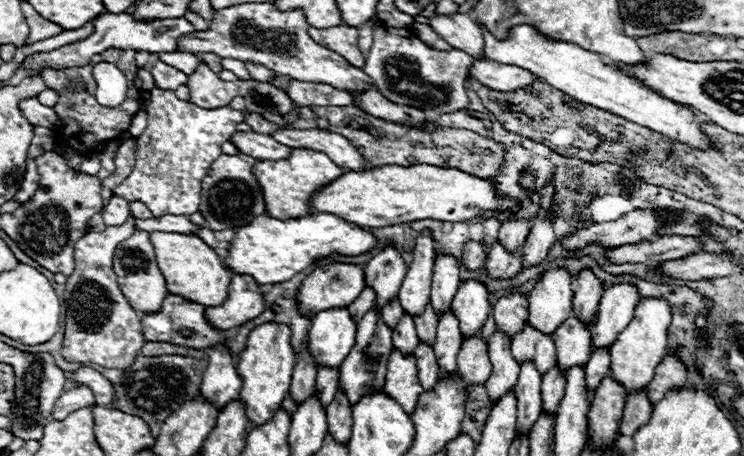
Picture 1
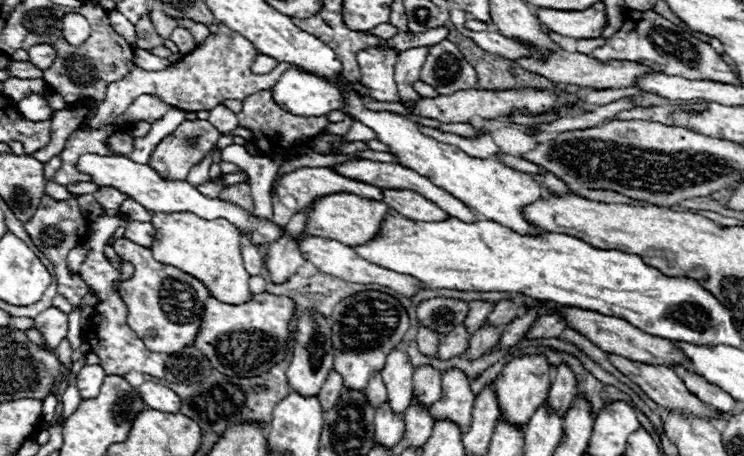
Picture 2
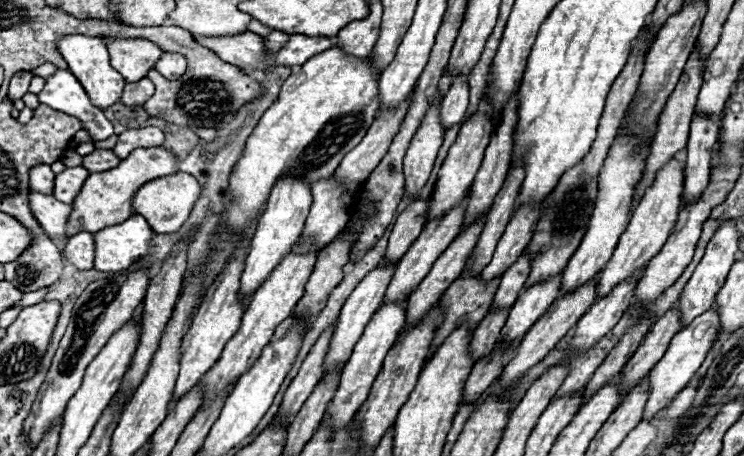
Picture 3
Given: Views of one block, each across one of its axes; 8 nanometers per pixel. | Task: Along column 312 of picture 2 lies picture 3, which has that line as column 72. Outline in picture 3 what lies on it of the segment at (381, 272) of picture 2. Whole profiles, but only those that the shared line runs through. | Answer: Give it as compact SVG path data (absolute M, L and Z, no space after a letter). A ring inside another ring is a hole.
M80 232L68 238L68 244L62 252L64 262L74 264L78 270L92 270L94 266L94 234Z

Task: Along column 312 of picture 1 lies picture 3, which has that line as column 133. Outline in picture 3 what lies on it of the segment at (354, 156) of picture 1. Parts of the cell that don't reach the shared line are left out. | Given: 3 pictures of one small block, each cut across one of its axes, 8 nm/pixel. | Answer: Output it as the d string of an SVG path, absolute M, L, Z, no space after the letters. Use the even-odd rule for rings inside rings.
M156 126L134 128L134 130L126 130L118 136L118 144L114 146L114 154L118 154L118 158L124 160L136 148L160 146L162 142L164 142L164 134L160 128L156 128Z

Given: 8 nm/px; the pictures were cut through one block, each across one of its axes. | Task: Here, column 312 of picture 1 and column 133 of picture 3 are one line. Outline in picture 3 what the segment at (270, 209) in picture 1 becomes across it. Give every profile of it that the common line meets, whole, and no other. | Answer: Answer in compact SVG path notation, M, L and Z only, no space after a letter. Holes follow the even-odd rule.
M142 148L142 150L132 150L132 154L122 160L116 168L106 170L106 172L96 172L86 178L86 186L82 186L78 198L72 202L72 212L68 216L66 224L66 238L68 234L78 234L78 230L102 230L102 226L114 226L114 222L122 222L130 218L132 210L132 196L136 190L154 178L174 174L178 172L176 168L178 160L166 150L166 148Z

